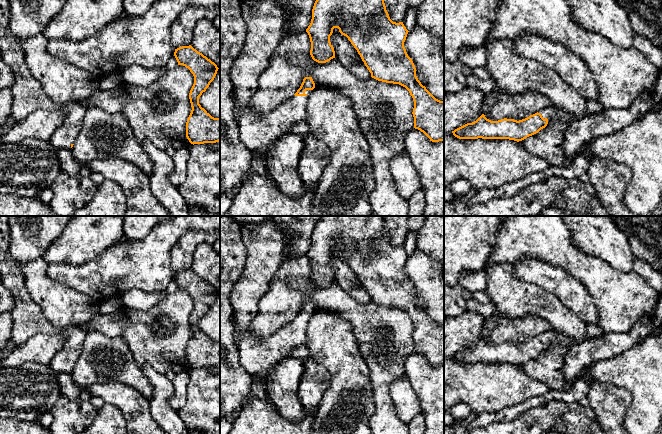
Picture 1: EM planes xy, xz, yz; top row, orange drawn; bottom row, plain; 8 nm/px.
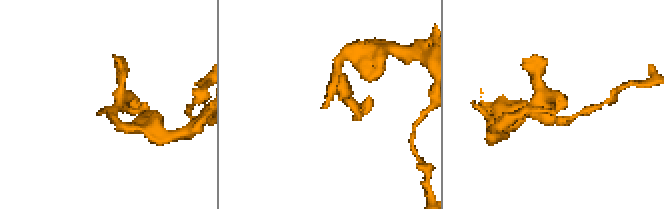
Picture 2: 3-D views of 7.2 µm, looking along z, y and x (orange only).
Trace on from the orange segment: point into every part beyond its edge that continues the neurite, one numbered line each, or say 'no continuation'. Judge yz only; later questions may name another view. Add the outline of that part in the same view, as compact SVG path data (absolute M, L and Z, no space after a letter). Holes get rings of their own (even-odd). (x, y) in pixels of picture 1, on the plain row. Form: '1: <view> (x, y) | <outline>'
1: yz (550, 336) | M550 329L545 333L541 333L538 337L540 337L544 343L547 342L549 346L556 341L558 334L559 332L555 329Z

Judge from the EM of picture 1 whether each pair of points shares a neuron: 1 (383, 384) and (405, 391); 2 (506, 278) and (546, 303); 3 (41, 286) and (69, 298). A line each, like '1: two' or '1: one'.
1: two
2: one
3: one

